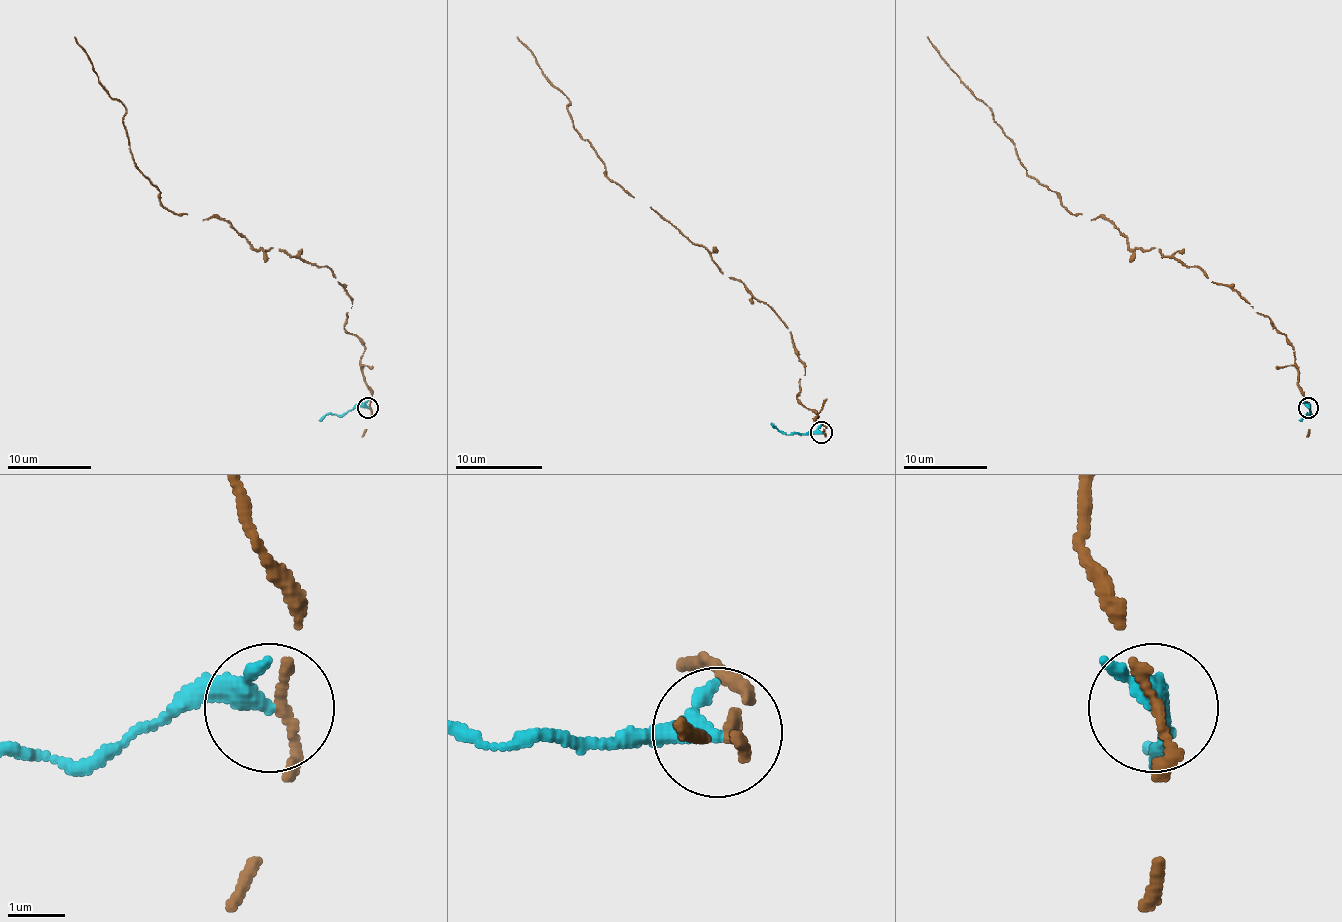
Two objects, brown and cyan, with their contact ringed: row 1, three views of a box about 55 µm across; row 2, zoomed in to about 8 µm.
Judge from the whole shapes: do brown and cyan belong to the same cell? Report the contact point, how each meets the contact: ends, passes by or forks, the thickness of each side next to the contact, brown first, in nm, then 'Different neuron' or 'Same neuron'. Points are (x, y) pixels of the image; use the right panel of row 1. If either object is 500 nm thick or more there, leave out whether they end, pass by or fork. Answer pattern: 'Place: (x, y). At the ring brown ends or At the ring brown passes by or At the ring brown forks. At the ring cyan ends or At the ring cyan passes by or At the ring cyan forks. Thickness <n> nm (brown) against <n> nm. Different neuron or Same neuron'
Place: (1308, 407). At the ring brown ends. At the ring cyan passes by. Thickness 220 nm (brown) against 280 nm. Different neuron

